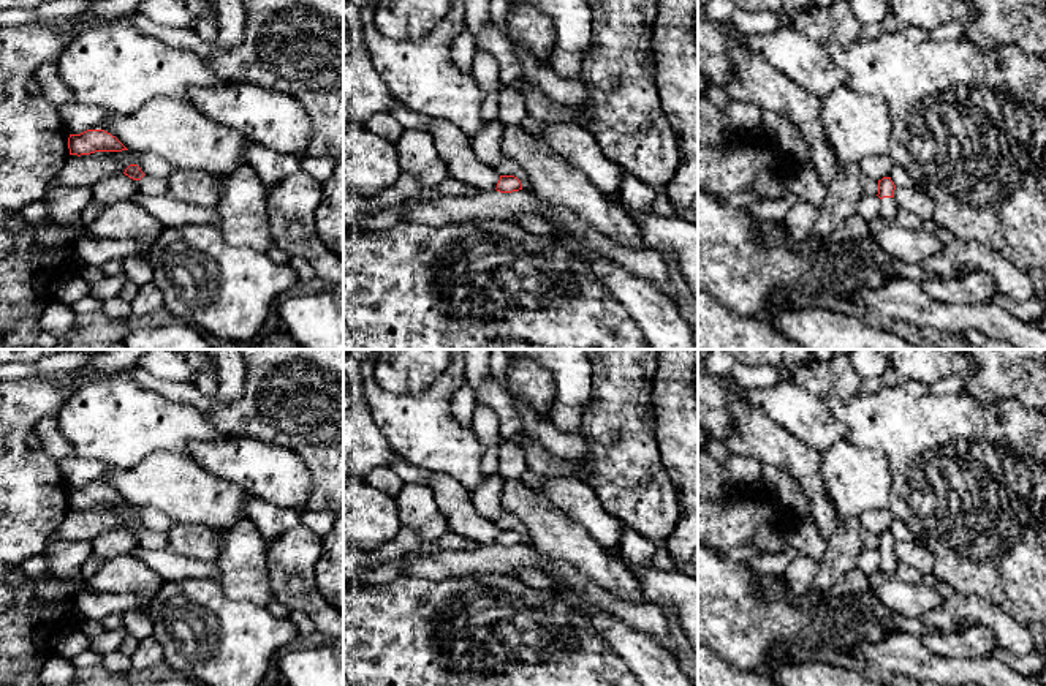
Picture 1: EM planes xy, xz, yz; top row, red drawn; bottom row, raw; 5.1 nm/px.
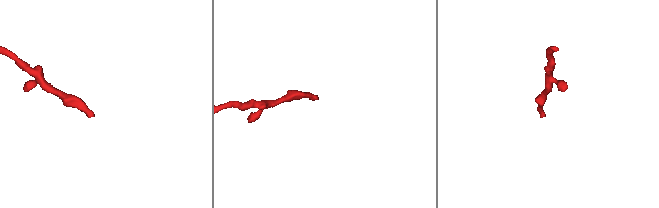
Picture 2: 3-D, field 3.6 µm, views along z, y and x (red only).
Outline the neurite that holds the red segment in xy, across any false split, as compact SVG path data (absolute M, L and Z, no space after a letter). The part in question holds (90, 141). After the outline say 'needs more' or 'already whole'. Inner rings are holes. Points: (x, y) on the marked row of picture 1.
M87 130L81 134L70 134L70 155L90 155L95 152L122 152L128 150L116 136L104 130Z | already whole

